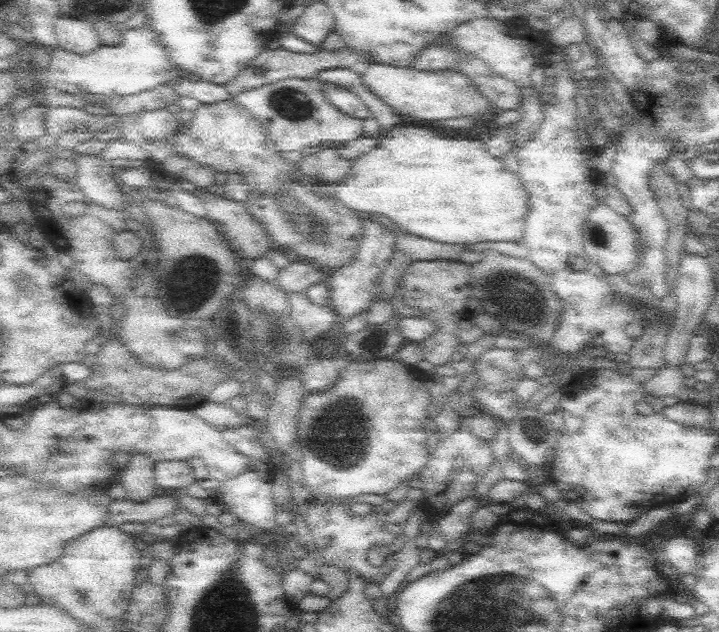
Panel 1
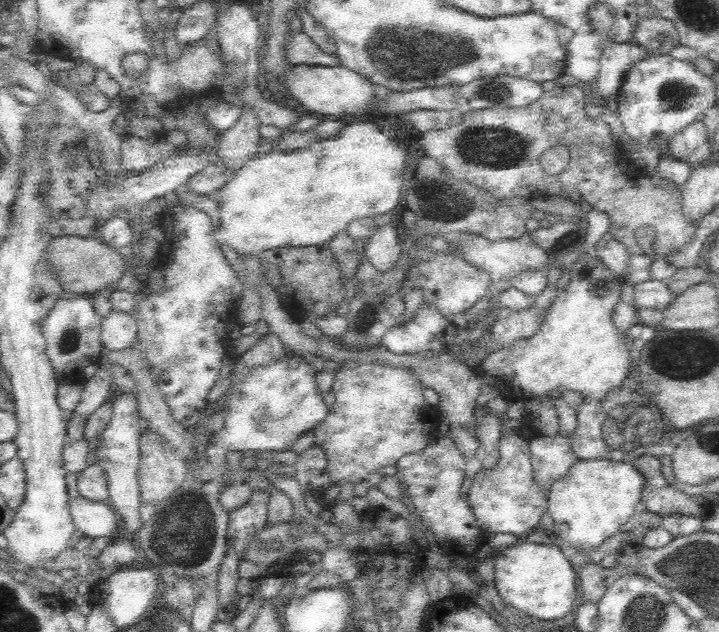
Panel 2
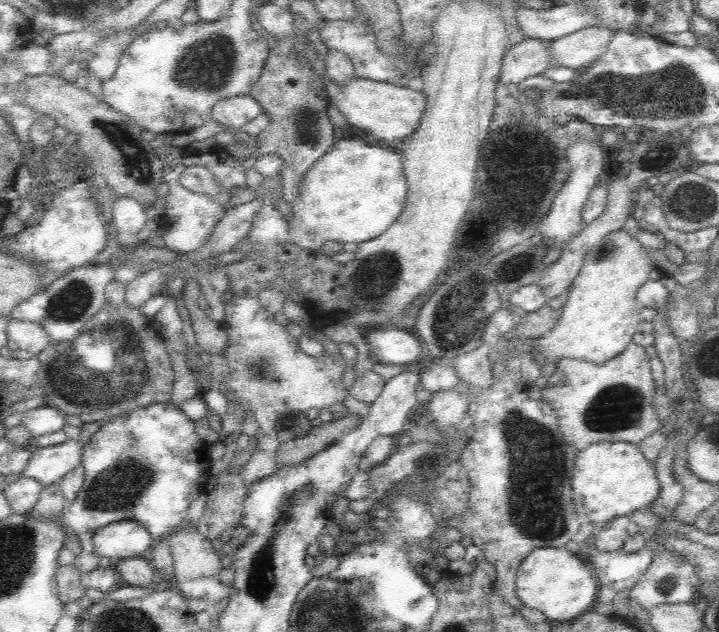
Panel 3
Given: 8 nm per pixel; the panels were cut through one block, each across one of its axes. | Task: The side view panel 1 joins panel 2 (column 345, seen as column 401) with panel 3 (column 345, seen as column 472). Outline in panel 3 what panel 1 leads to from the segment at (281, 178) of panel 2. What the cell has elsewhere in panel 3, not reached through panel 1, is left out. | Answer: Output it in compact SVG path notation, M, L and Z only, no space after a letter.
M338 140L332 148L316 159L300 182L300 196L296 196L288 221L290 242L301 248L316 251L326 242L361 243L380 236L402 212L407 196L406 180L402 174L402 157L388 148L368 146L358 140Z

